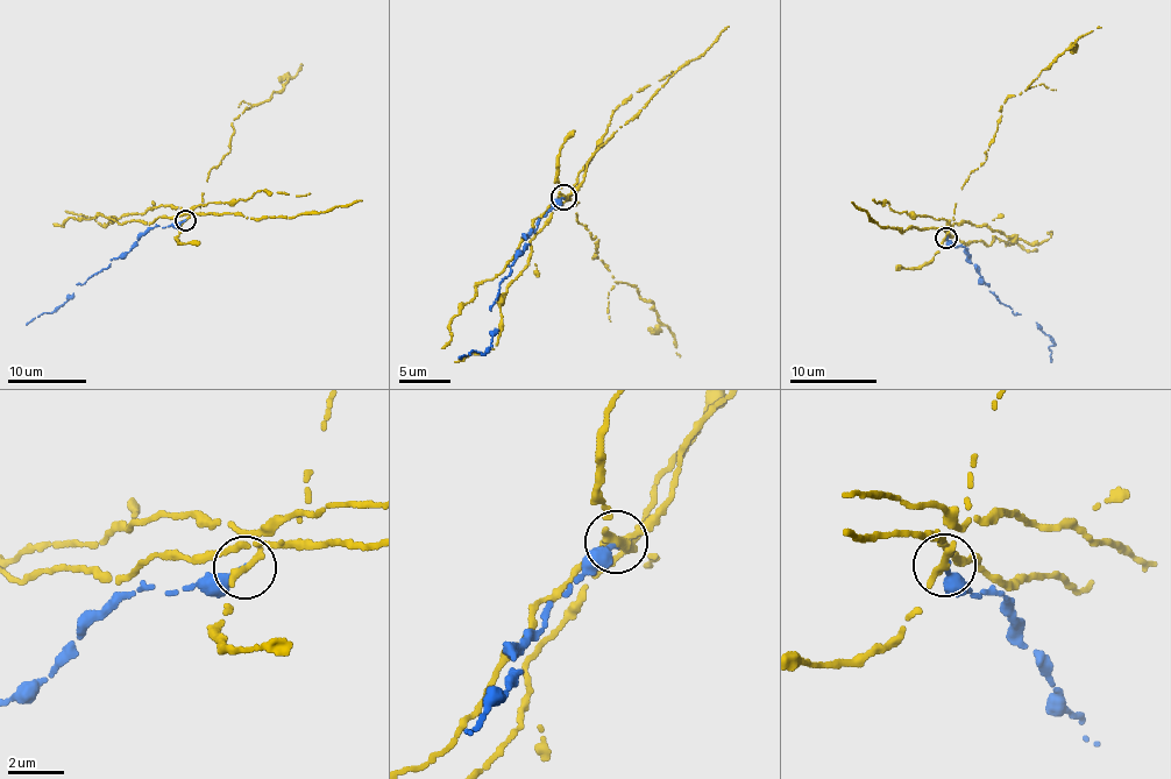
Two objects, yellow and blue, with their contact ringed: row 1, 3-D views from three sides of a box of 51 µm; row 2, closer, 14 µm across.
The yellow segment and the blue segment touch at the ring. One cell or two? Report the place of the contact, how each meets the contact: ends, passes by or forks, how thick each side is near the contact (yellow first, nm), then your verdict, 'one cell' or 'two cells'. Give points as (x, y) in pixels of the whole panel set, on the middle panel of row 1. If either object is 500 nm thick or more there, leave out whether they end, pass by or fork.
at (563, 197); yellow ends there; blue ends there; 380 nm thick on the yellow side, 240 nm on the other; two cells

